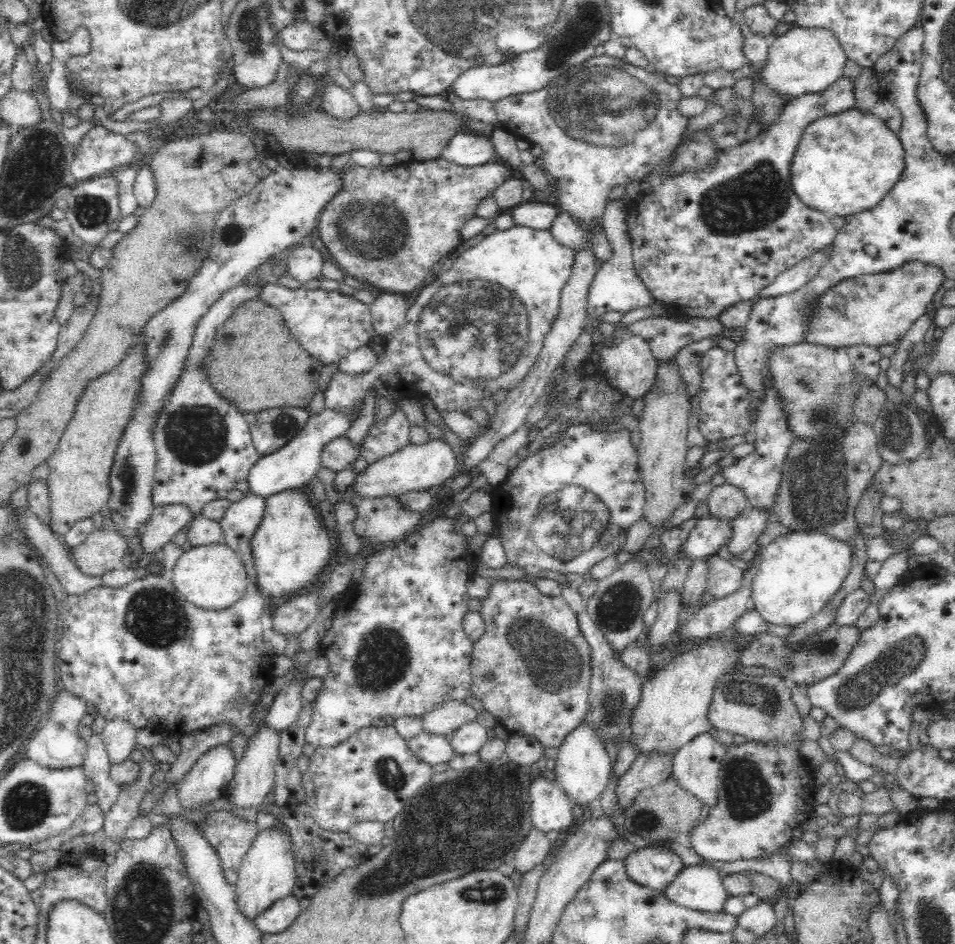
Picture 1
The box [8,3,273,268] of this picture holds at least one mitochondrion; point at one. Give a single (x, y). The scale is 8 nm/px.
(89, 211)

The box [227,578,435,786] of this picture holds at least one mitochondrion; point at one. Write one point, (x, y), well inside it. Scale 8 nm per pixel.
(381, 660)

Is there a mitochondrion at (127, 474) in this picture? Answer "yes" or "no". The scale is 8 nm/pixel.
yes

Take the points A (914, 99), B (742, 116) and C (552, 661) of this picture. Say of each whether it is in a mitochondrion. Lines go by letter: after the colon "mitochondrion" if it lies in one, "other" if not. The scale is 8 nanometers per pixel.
A: other
B: other
C: mitochondrion

